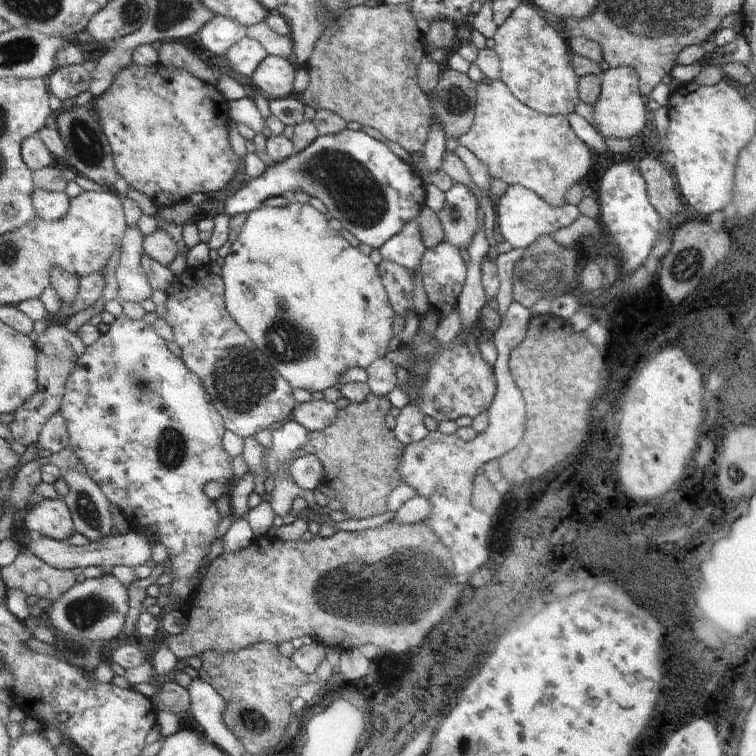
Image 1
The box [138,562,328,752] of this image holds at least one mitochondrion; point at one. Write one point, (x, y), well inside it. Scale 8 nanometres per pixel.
(250, 718)

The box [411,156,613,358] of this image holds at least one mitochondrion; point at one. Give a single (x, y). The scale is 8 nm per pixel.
(534, 281)

